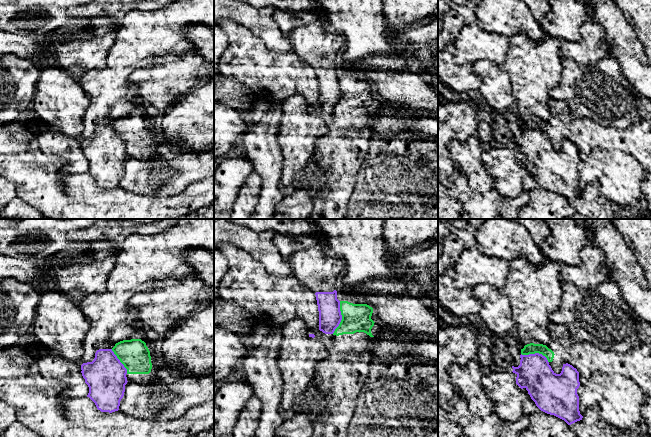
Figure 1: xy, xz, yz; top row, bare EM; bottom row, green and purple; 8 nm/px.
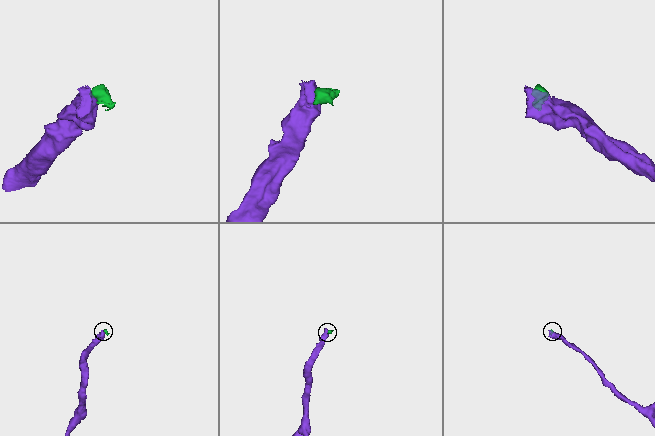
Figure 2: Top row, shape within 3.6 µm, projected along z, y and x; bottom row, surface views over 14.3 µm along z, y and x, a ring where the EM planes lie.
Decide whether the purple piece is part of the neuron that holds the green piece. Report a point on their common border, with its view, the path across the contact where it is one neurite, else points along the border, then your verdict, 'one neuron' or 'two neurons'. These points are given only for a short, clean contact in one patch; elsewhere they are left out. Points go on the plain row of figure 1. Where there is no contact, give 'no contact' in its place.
xz (342, 93) | along xz (340, 77), (341, 97), (332, 109) | two neurons

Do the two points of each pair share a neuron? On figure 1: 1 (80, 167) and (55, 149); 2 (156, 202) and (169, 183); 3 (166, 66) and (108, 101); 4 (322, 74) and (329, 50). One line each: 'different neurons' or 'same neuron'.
1: same neuron
2: different neurons
3: different neurons
4: same neuron

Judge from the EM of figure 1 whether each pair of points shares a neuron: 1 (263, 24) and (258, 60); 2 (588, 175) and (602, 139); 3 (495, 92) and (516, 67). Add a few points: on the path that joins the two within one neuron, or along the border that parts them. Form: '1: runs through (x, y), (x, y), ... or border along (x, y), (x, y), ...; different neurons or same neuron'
1: border along (241, 25), (251, 30), (262, 40); different neurons
2: border along (597, 145), (609, 151); different neurons
3: border along (499, 66), (508, 75), (514, 99); different neurons

